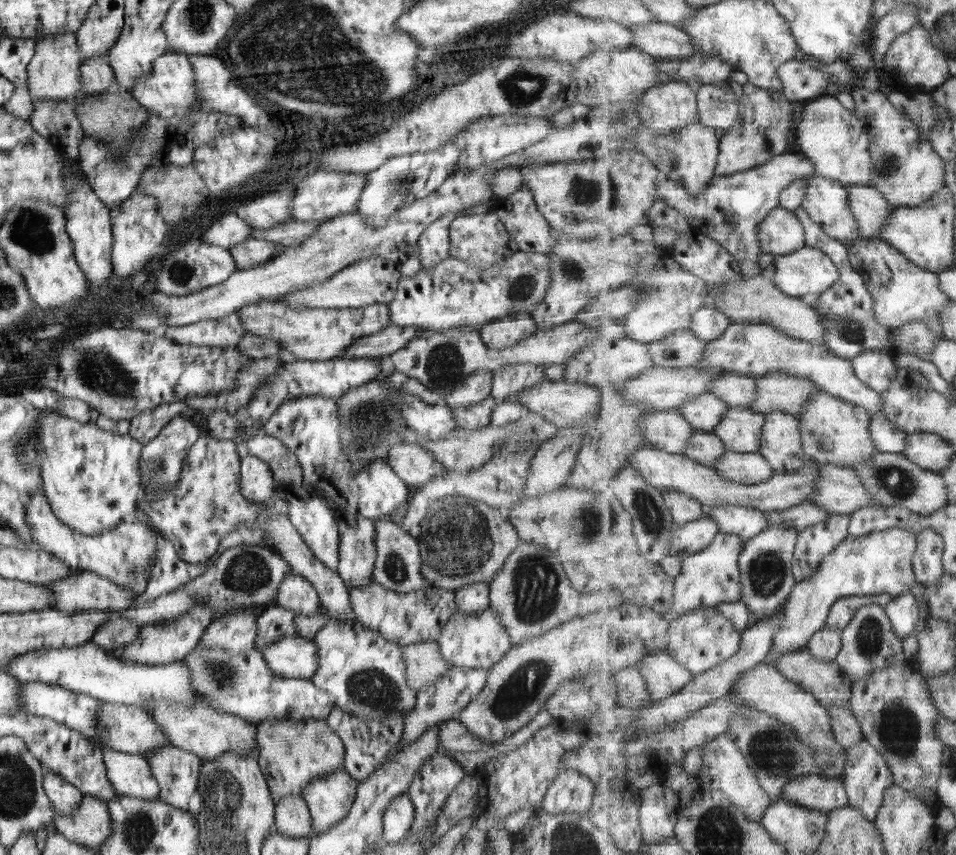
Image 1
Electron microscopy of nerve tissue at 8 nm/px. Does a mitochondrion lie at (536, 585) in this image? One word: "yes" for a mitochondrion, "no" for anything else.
yes

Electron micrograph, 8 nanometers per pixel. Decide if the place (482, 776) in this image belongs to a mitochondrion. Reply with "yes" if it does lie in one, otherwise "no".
no

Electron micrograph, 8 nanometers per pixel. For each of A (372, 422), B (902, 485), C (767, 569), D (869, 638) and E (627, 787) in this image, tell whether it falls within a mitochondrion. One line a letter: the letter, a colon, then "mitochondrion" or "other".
A: mitochondrion
B: mitochondrion
C: mitochondrion
D: mitochondrion
E: other

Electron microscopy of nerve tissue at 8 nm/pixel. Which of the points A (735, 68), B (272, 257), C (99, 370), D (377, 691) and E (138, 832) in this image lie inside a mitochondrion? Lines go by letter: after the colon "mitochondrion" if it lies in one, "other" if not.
A: other
B: other
C: mitochondrion
D: mitochondrion
E: mitochondrion

